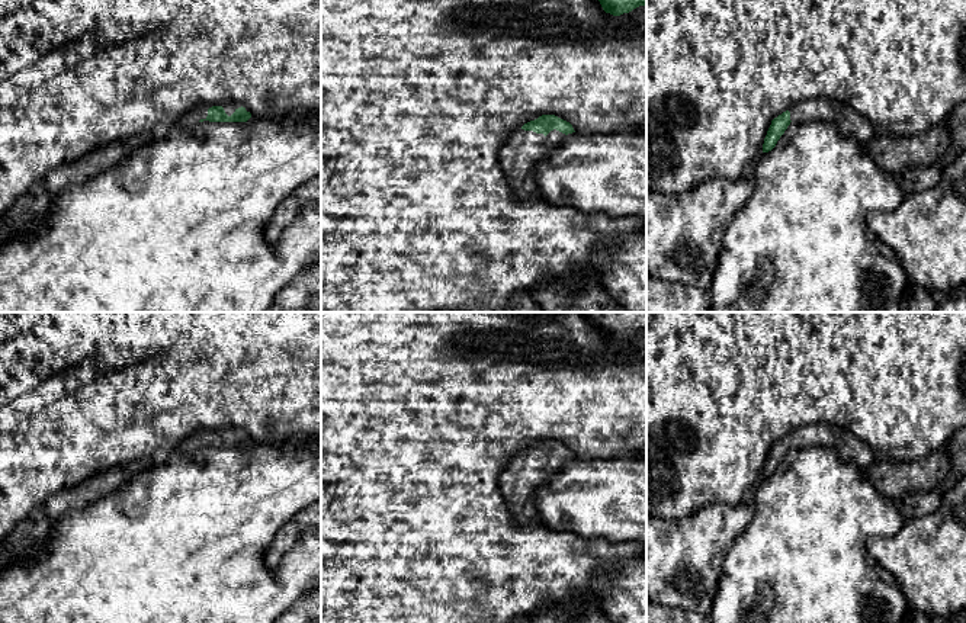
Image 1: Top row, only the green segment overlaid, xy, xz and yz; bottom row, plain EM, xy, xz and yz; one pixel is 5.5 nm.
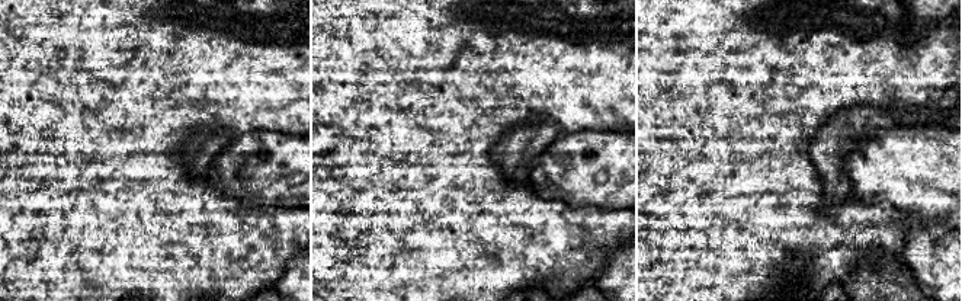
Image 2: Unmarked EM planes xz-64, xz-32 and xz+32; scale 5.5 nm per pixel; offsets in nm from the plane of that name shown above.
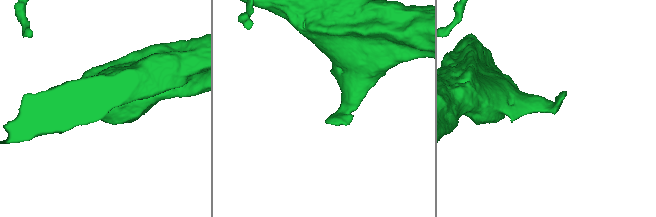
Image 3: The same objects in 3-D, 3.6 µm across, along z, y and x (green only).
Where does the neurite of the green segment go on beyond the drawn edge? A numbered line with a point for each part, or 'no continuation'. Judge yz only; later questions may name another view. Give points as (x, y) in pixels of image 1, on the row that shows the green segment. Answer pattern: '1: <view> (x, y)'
1: yz (849, 122)

